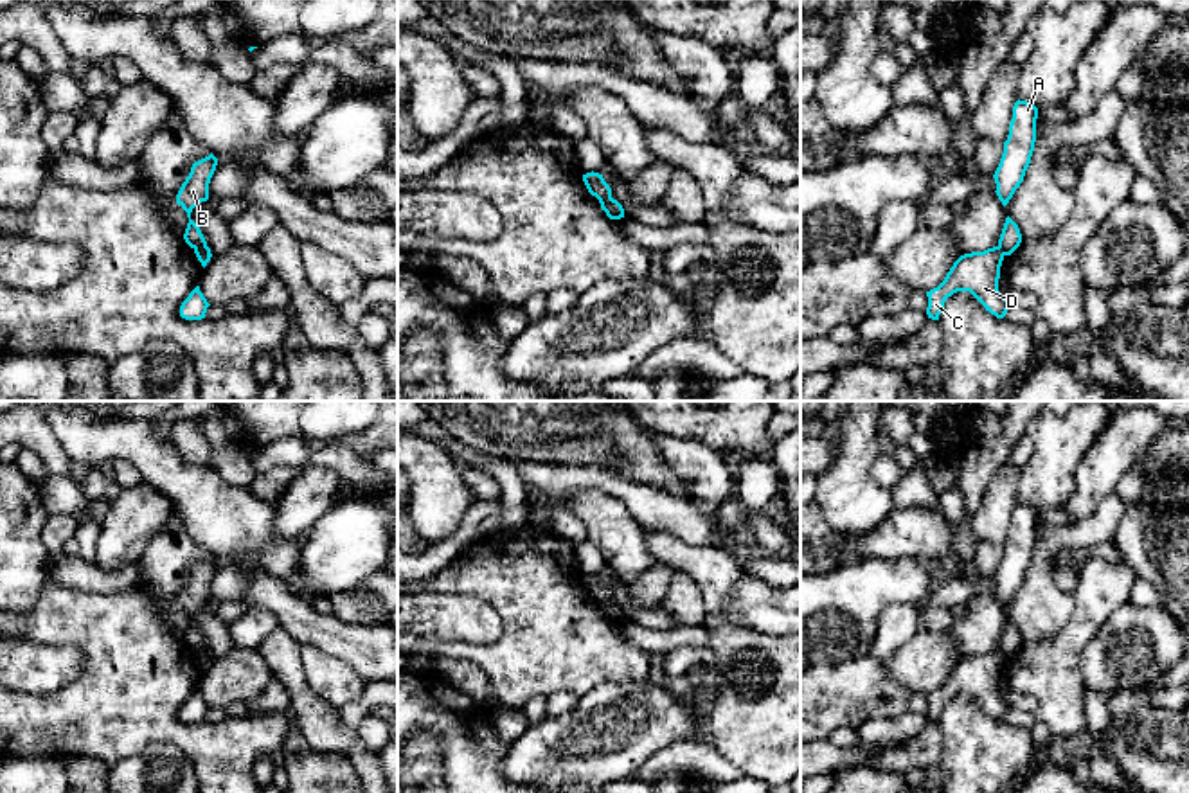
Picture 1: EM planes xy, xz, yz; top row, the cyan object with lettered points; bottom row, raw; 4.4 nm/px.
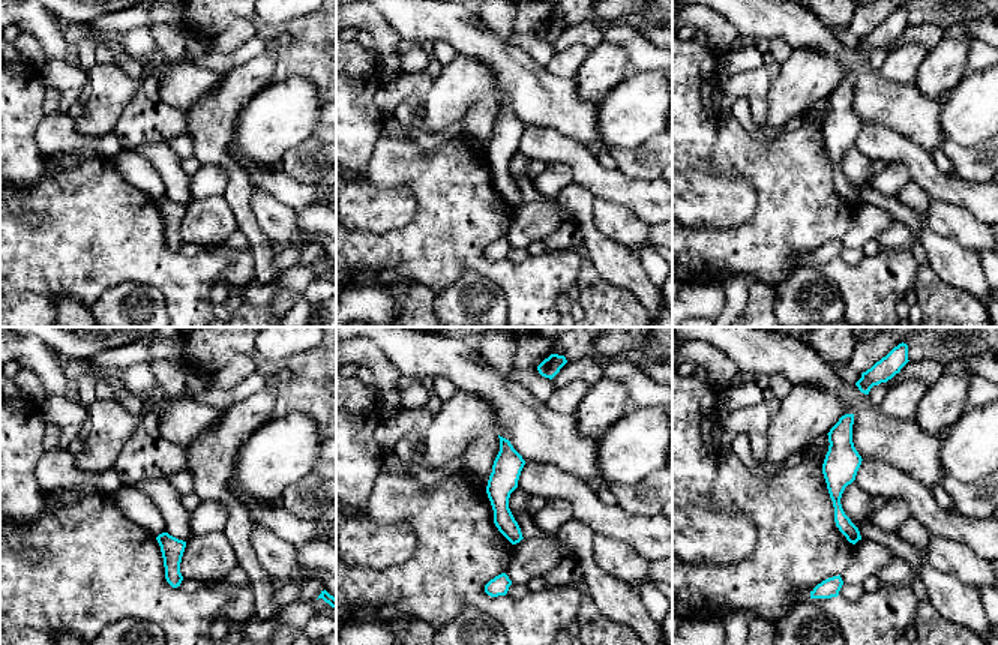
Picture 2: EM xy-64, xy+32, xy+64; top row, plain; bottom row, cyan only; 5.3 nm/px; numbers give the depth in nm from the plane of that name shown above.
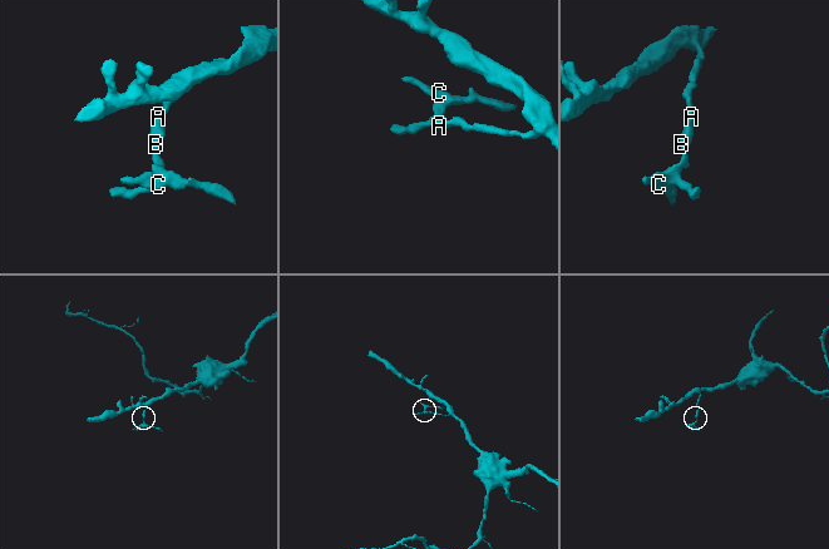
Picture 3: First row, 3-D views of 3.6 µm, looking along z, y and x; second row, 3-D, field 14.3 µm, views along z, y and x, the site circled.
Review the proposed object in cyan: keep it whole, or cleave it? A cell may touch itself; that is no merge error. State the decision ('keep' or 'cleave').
cleave

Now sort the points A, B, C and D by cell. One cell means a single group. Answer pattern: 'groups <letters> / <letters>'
groups A B / C D

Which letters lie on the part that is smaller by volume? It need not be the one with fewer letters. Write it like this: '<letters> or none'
C, D

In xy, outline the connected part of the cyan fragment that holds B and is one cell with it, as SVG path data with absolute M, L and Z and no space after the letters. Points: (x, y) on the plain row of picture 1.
M210 556L209 559L192 566L189 579L182 586L176 606L187 615L189 626L183 637L185 646L194 653L205 653L210 656L207 644L200 629L191 622L192 611L209 602L209 586L216 574L218 561Z

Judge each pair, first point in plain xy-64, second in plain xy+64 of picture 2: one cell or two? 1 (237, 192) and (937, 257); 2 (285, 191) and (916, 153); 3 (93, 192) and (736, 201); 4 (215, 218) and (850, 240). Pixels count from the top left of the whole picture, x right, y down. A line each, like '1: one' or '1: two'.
1: one
2: one
3: two
4: one

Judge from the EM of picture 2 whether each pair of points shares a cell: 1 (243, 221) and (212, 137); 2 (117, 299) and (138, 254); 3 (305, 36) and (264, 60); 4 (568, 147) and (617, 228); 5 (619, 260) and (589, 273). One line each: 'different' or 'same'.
1: same
2: different
3: different
4: different
5: different

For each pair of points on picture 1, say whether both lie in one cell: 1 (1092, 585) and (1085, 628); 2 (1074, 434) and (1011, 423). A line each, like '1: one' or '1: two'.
1: one
2: two

